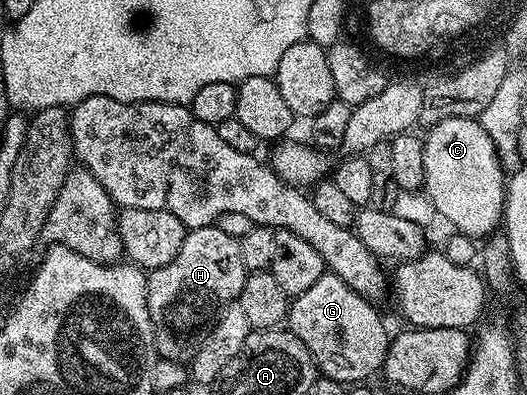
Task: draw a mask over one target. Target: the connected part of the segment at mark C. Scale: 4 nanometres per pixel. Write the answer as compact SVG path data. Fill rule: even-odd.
M447 115L433 124L427 135L424 135L424 194L434 206L435 212L442 215L454 226L455 232L485 237L495 234L504 219L506 205L507 176L502 170L492 137L484 133L477 118L465 119L462 115Z

